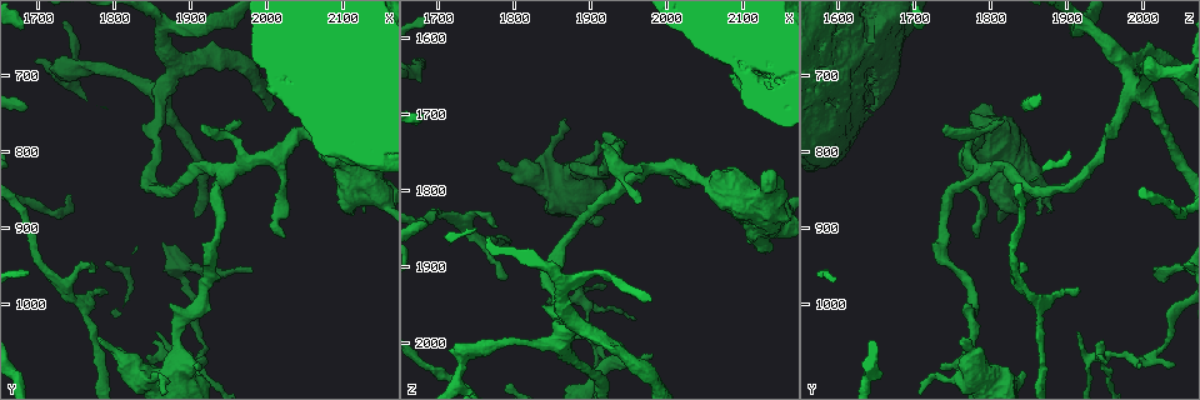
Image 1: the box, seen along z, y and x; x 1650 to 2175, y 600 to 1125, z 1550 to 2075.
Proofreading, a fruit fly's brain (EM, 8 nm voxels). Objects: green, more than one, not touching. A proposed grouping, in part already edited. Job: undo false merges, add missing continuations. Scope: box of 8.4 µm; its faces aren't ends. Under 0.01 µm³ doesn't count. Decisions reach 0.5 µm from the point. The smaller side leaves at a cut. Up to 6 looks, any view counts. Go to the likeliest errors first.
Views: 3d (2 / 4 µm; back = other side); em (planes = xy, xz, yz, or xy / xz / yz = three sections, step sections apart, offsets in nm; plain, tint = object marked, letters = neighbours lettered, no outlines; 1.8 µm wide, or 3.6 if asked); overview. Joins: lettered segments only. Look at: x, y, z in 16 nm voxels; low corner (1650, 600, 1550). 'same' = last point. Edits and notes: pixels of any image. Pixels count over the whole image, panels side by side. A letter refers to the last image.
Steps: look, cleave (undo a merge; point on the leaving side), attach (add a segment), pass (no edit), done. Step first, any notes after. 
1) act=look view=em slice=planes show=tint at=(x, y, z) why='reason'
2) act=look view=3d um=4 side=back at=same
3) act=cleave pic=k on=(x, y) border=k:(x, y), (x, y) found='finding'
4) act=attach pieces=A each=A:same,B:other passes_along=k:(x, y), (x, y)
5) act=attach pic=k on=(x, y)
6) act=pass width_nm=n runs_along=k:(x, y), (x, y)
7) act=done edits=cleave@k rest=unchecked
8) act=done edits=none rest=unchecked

act=look view=em um=3.6 slice=planes show=letters at=(1735, 980, 1845) why='three-way junction'

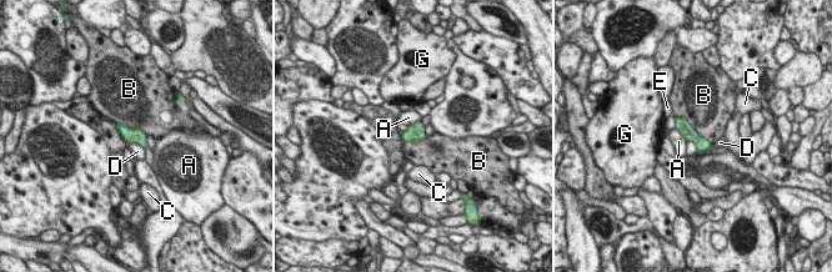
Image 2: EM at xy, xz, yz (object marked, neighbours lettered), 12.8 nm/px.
act=pass each=A:other,B:other,C:other,D:other,E:other,G:other border=2:(675, 115), (682, 116), (712, 145) found='all the same neuron'

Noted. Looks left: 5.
act=look view=3d um=4 at=(1860, 720, 1990) why='four-way junction'

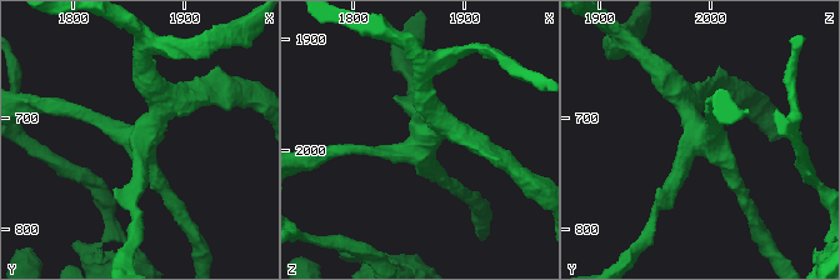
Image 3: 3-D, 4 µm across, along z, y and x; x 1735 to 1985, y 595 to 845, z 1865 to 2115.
act=look view=em slice=planes show=letters at=(1860, 722, 1988) arms=4

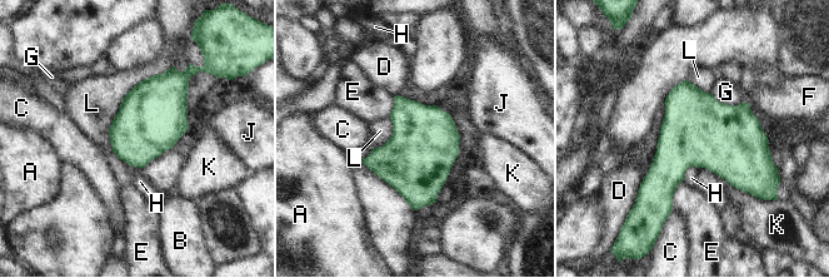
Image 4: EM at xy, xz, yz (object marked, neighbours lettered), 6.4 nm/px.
act=pass longest_contact=L:700nm each=A:other,B:other,C:other,D:other,E:other,F:other,G:other,H:other,J:other,K:other,L:other border=4:(699, 168), (690, 167), (684, 179) found='one neuron here'

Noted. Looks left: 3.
act=look view=em slice=planes show=letters at=(2020, 910, 1780) why='an open end'

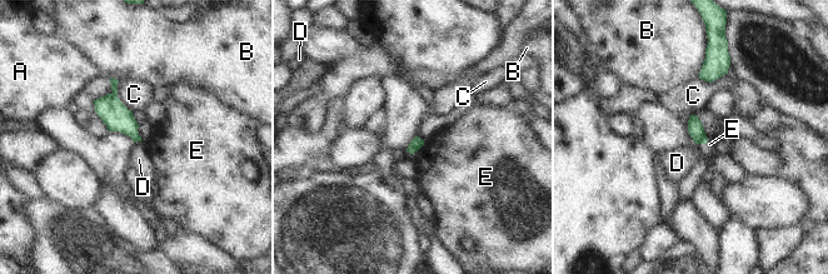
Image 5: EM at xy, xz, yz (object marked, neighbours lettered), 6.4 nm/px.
act=pass each=A:other,B:other,C:other,D:other,E:other border=5:(141, 140), (134, 143) found='none of them fits'

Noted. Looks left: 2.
act=done edits=none rest=unchecked

